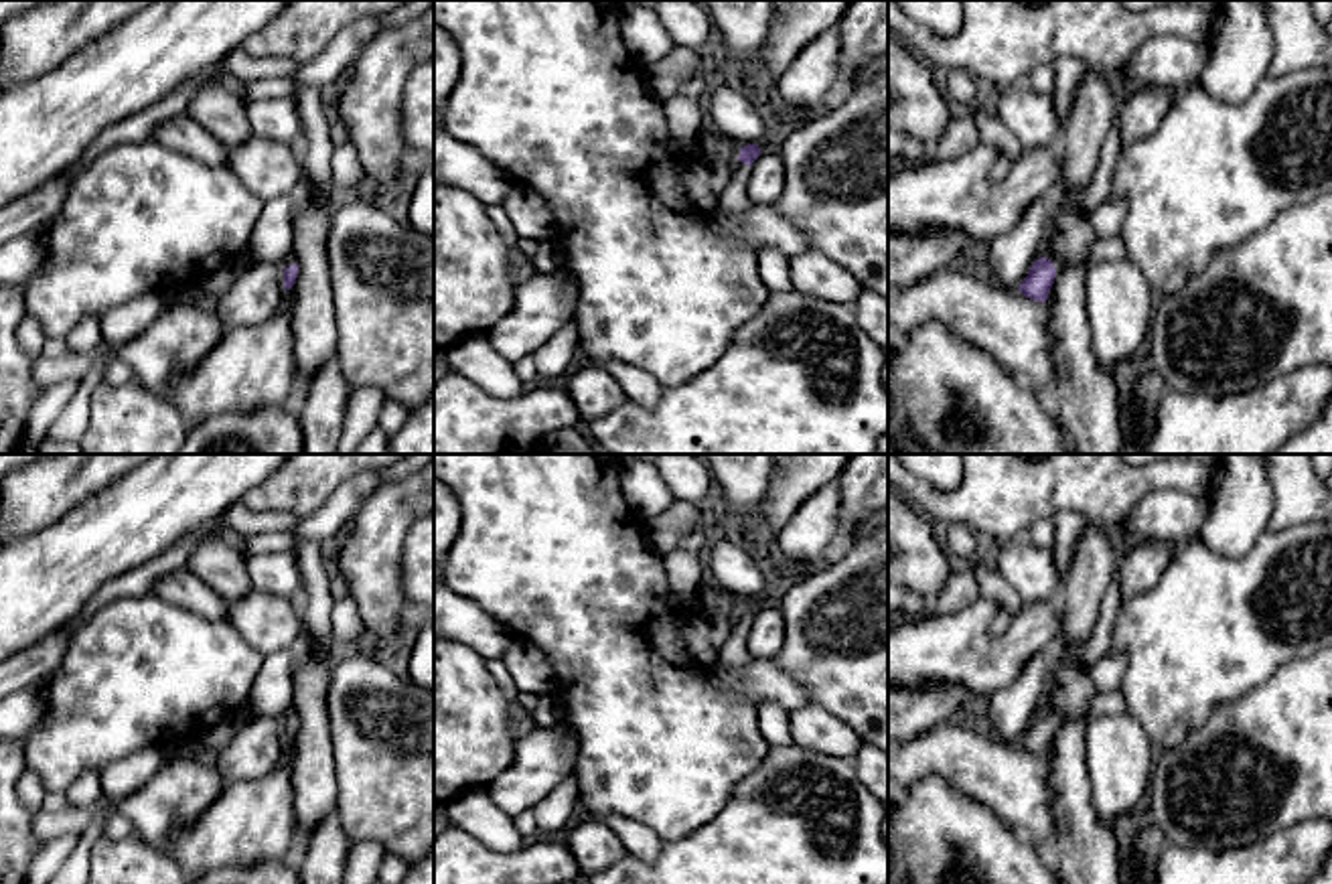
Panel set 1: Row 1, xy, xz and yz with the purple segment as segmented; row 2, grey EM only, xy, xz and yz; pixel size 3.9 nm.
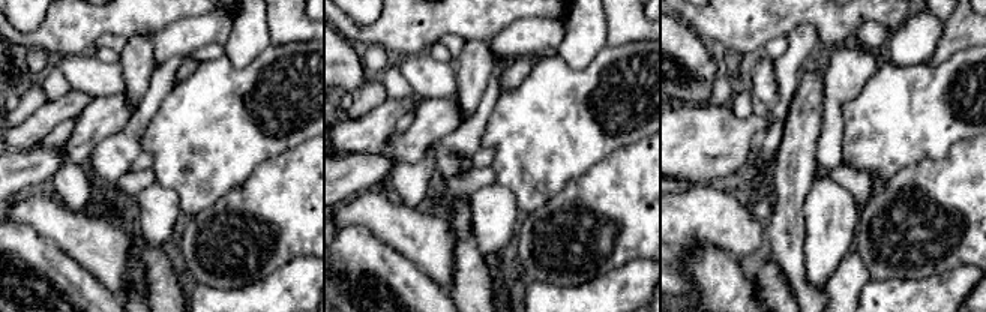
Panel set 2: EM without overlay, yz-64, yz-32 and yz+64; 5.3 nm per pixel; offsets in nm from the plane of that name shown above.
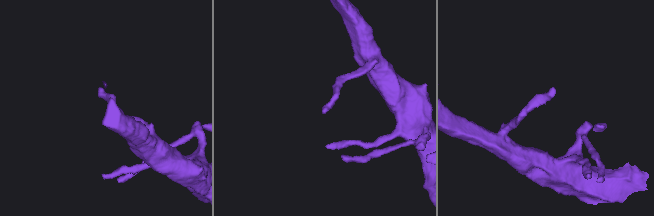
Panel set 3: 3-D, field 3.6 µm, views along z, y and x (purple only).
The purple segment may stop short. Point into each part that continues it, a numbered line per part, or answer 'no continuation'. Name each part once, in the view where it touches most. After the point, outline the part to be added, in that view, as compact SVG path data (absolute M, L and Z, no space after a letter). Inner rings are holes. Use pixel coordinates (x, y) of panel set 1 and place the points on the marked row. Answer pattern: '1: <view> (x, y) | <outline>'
1: xz (734, 199) | M738 160L732 170L726 191L720 195L720 207L732 217L738 217L750 205L750 197L746 189L750 168L752 166Z

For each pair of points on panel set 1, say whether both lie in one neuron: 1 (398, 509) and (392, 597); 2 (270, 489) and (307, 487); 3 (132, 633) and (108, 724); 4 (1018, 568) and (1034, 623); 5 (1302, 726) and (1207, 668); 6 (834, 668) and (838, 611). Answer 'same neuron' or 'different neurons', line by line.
1: same neuron
2: same neuron
3: same neuron
4: different neurons
5: different neurons
6: same neuron

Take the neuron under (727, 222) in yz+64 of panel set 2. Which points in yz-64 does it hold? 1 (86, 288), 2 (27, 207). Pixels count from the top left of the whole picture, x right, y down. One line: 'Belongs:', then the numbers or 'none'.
Belongs: 2

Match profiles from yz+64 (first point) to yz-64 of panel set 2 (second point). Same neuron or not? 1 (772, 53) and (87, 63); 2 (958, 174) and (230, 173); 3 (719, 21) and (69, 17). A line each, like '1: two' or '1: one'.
1: two
2: two
3: one

